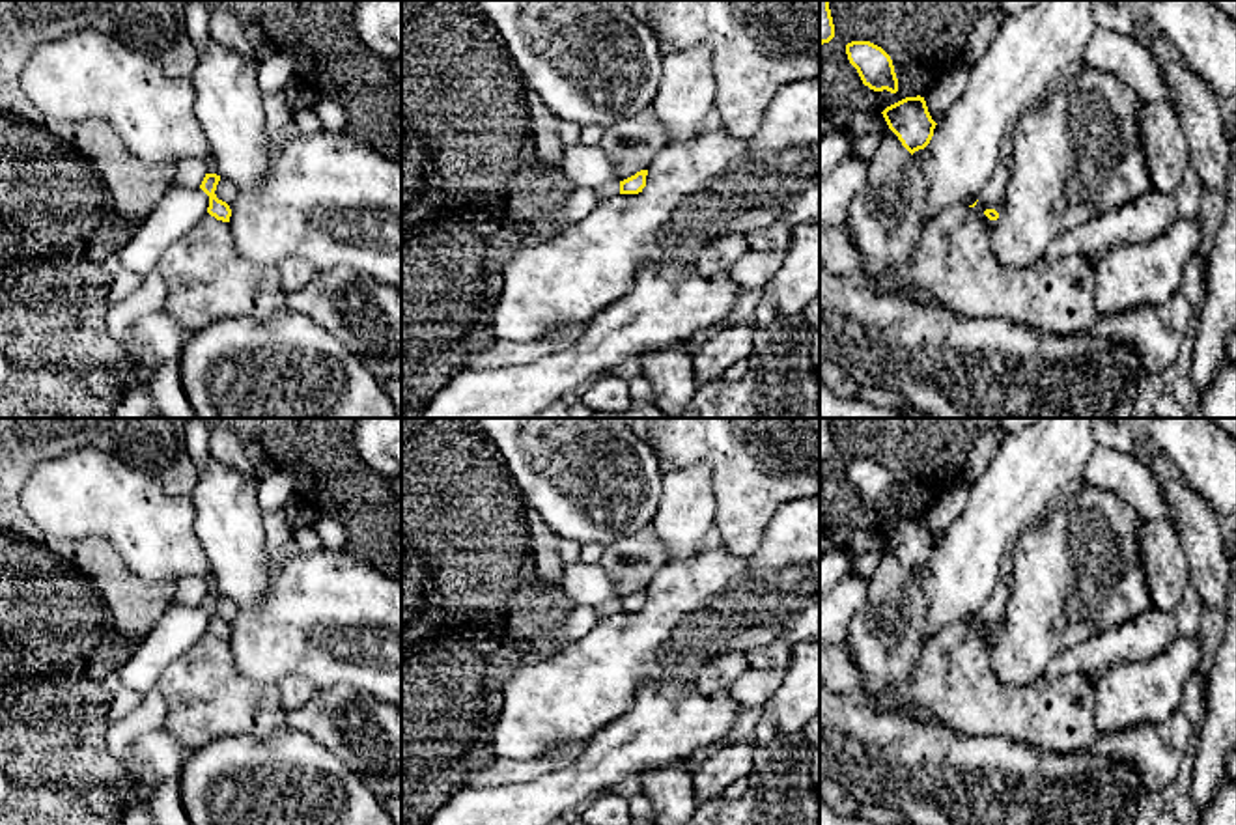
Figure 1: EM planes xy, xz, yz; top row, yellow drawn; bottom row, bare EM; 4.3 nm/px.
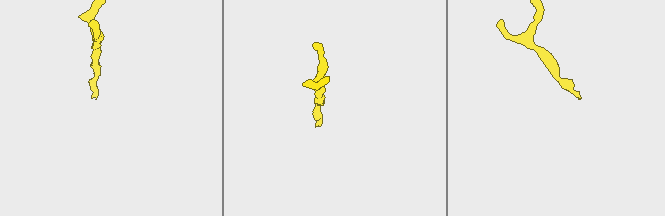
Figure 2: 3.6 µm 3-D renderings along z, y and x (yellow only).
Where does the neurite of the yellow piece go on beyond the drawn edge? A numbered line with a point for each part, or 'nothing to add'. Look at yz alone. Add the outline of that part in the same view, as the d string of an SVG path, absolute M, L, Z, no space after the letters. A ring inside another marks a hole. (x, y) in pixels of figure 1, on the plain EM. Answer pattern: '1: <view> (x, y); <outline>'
1: yz (953, 684); M954 623L926 640L919 664L892 683L917 713L926 713L962 735L1003 737L1042 752L1089 752L1098 741L1094 720L1094 681L1083 674L1059 679L1040 678L1023 685L1003 683L991 668L991 657L975 625Z

